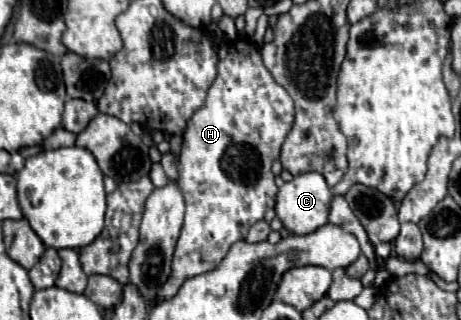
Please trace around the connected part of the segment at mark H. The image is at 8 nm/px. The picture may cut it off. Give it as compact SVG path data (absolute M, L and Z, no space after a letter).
M243 39L235 41L229 47L227 57L221 59L217 65L217 77L207 91L203 107L199 107L193 113L183 133L183 147L177 167L179 167L179 185L183 189L187 211L175 247L171 275L155 295L155 303L163 299L171 299L187 279L217 269L223 257L227 255L229 247L237 241L243 241L249 227L255 225L255 221L263 219L267 207L275 205L273 197L277 193L277 185L275 185L275 175L271 173L271 163L279 157L279 149L291 127L293 127L293 101L289 93L273 81L255 45Z

